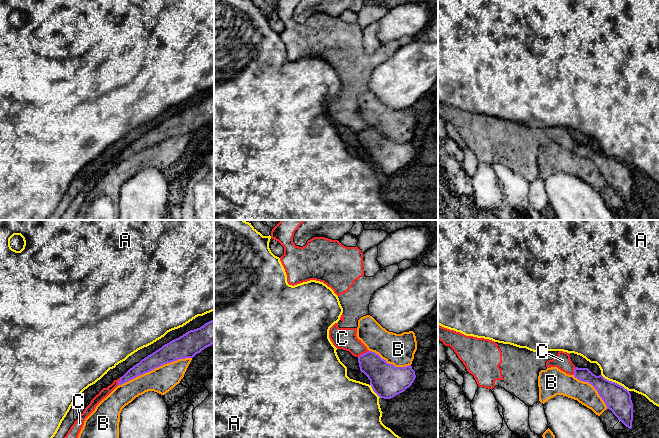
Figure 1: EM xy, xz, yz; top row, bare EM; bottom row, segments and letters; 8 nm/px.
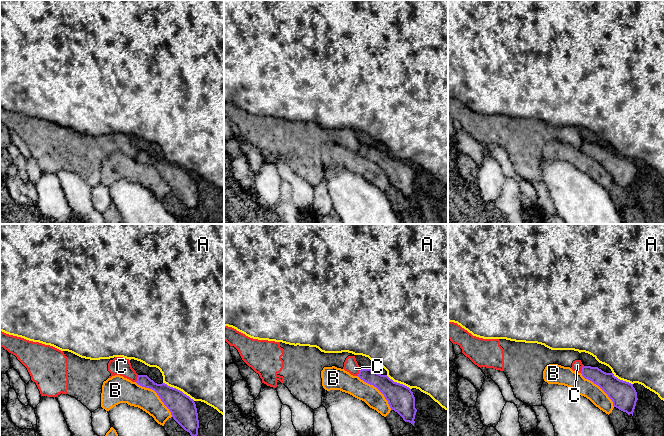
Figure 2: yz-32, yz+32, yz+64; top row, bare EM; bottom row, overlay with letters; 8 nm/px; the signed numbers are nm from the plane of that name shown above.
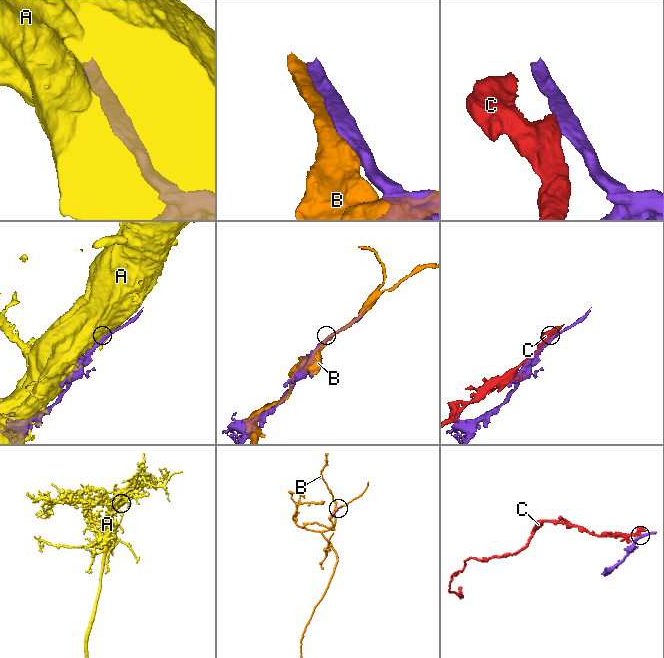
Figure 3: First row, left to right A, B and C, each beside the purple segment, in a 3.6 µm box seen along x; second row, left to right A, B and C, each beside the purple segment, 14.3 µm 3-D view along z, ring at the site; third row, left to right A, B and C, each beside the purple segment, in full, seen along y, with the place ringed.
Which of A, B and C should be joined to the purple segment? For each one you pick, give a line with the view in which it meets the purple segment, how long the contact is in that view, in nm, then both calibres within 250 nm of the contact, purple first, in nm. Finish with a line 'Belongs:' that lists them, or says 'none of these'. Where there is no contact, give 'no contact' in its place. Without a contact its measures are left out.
Belongs: none of these

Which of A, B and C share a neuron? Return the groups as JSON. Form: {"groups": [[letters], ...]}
{"groups": [["A"], ["B"], ["C"]]}

